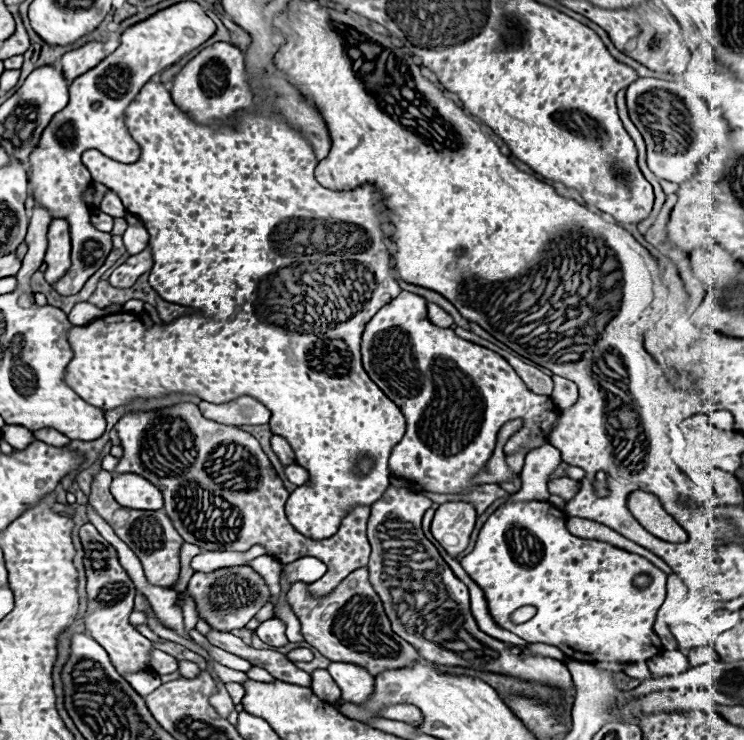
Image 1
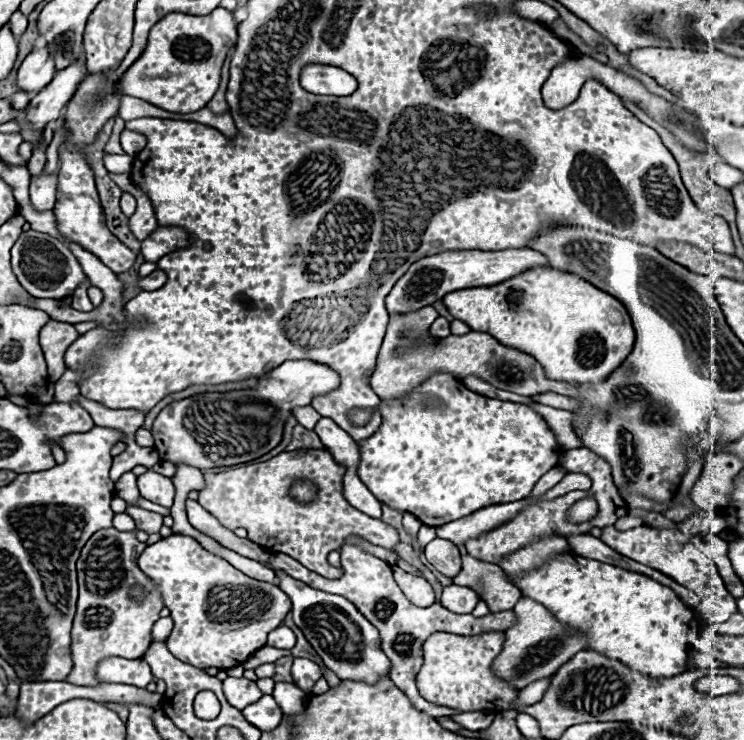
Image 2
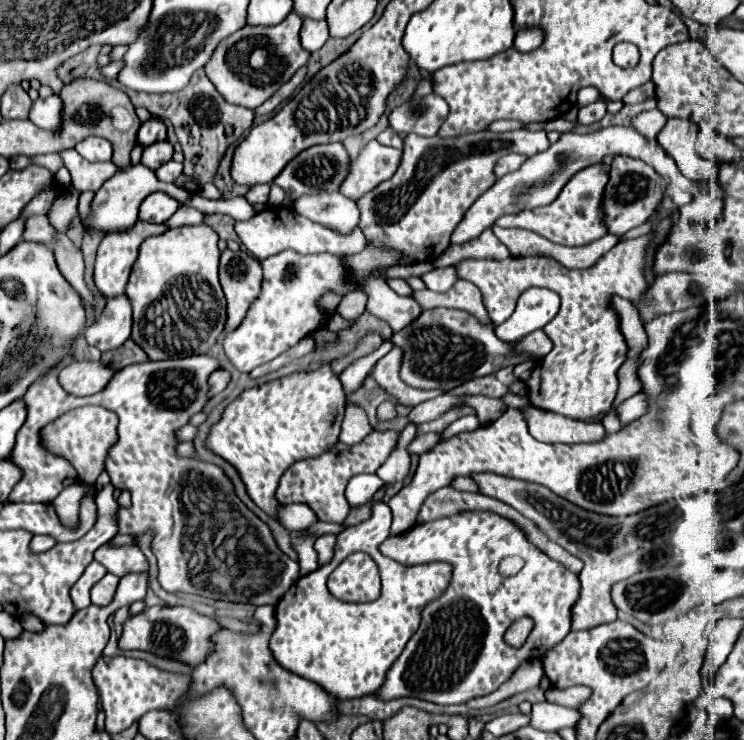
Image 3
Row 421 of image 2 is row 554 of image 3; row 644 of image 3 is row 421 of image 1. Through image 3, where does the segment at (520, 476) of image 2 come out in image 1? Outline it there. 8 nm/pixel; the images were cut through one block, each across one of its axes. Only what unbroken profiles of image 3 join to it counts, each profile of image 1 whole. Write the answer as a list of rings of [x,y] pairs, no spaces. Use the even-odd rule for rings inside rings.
[[[402,290],[398,298],[394,298],[388,306],[384,306],[384,308],[366,324],[366,330],[364,330],[364,336],[362,336],[362,364],[364,364],[364,370],[370,374],[370,378],[374,380],[374,384],[376,384],[376,386],[402,410],[402,414],[406,416],[406,434],[404,434],[402,442],[394,446],[394,450],[392,450],[392,454],[390,454],[390,470],[392,470],[392,472],[398,472],[398,474],[404,476],[404,478],[410,478],[410,480],[414,480],[414,482],[424,484],[426,490],[436,492],[436,494],[458,494],[458,492],[464,492],[464,490],[470,490],[472,486],[476,486],[476,484],[472,482],[472,476],[474,476],[478,470],[482,470],[482,466],[488,462],[488,458],[490,458],[490,454],[494,452],[494,446],[496,446],[498,430],[500,430],[506,422],[510,422],[510,420],[514,420],[514,418],[520,418],[520,420],[524,422],[524,426],[522,426],[514,436],[510,436],[508,444],[504,446],[504,452],[512,454],[512,452],[516,452],[516,450],[520,450],[520,448],[526,448],[526,452],[528,452],[528,450],[532,450],[532,448],[542,446],[542,444],[546,442],[546,438],[548,438],[548,432],[550,432],[552,424],[554,424],[556,418],[558,418],[558,408],[552,404],[552,400],[546,398],[546,396],[532,394],[532,392],[526,388],[526,384],[520,380],[520,376],[514,372],[514,368],[512,368],[500,354],[488,350],[488,348],[484,348],[484,346],[478,346],[478,344],[474,344],[474,342],[468,342],[468,340],[458,338],[458,336],[454,334],[454,330],[450,330],[450,328],[438,328],[438,326],[434,326],[434,324],[428,320],[428,314],[426,314],[426,300],[424,300],[422,296],[418,296],[418,294],[412,294],[412,292],[404,292],[404,290]]]

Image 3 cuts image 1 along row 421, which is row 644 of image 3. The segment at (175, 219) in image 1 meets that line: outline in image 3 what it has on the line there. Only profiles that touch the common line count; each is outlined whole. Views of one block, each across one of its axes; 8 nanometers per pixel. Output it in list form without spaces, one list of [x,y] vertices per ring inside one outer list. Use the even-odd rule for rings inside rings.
[[[376,500],[368,520],[344,528],[336,536],[332,560],[302,576],[276,604],[276,630],[270,638],[270,650],[276,660],[290,672],[320,684],[340,700],[360,698],[382,686],[388,668],[418,630],[422,608],[438,600],[452,578],[452,566],[446,562],[406,566],[382,556],[378,546],[390,536],[390,522],[390,506],[384,500]],[[352,552],[366,552],[376,560],[382,578],[382,594],[378,600],[362,604],[342,602],[328,592],[328,574]]]

